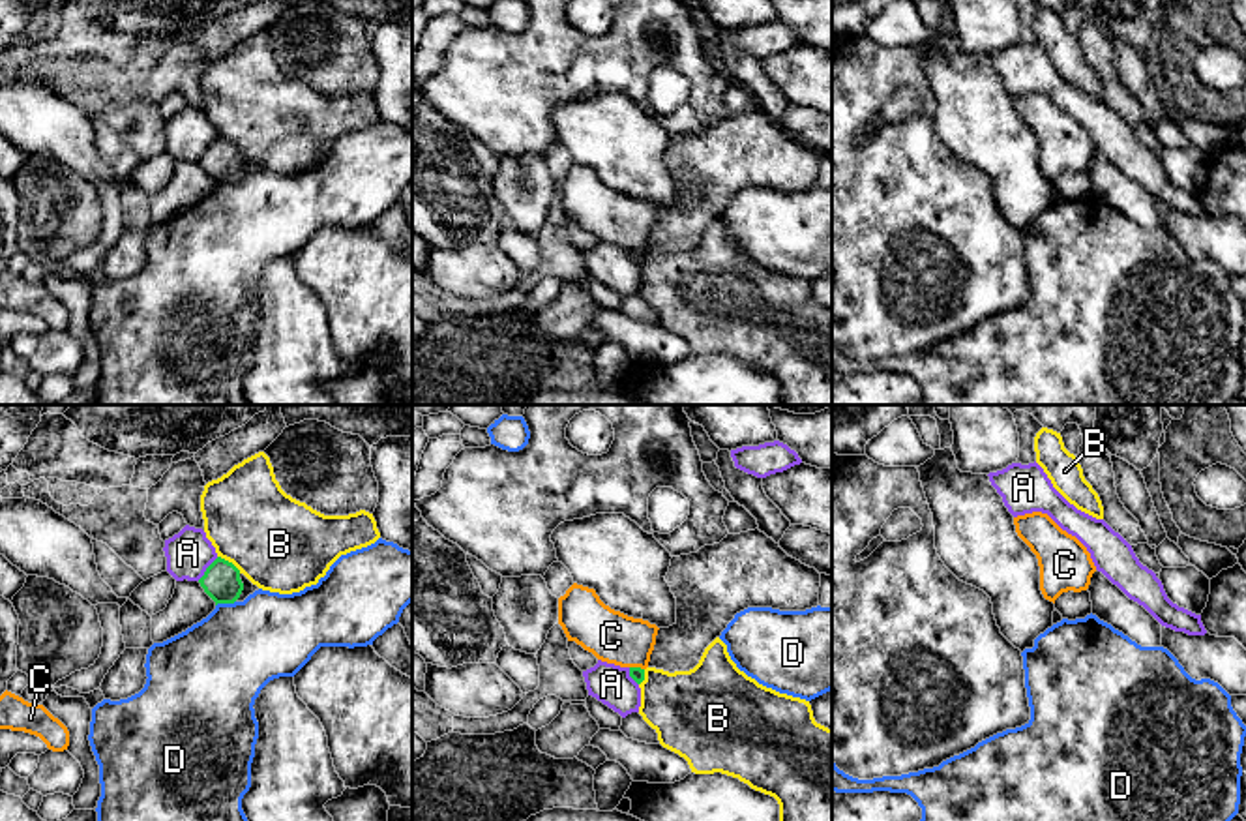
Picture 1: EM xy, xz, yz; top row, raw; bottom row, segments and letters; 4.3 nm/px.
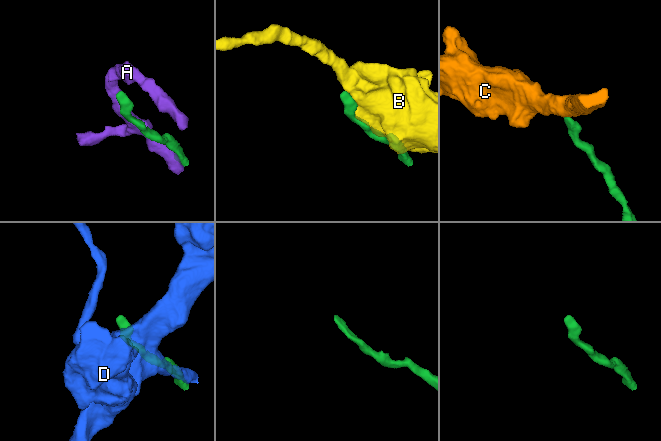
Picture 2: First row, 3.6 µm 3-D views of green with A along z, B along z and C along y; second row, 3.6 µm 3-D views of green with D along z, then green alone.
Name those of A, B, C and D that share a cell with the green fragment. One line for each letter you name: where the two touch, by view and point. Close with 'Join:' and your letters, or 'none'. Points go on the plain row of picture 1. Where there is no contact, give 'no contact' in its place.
Join: none

